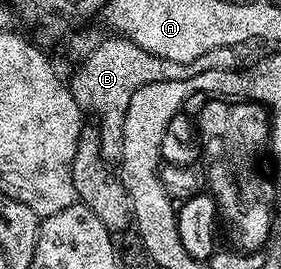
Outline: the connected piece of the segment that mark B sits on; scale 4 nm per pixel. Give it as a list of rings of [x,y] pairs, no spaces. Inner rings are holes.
[[[108,35],[103,38],[101,45],[95,48],[88,59],[75,66],[76,74],[73,75],[72,81],[70,77],[72,97],[85,114],[96,113],[95,120],[98,122],[100,131],[102,155],[108,162],[116,163],[119,162],[124,146],[122,127],[126,119],[126,107],[130,107],[130,95],[138,91],[138,87],[146,87],[146,83],[186,79],[202,71],[235,69],[238,65],[236,53],[235,48],[215,49],[206,51],[206,55],[198,55],[198,59],[190,63],[174,63],[165,57],[150,55],[150,51],[144,51],[142,47],[138,47],[138,43],[126,37]]]

